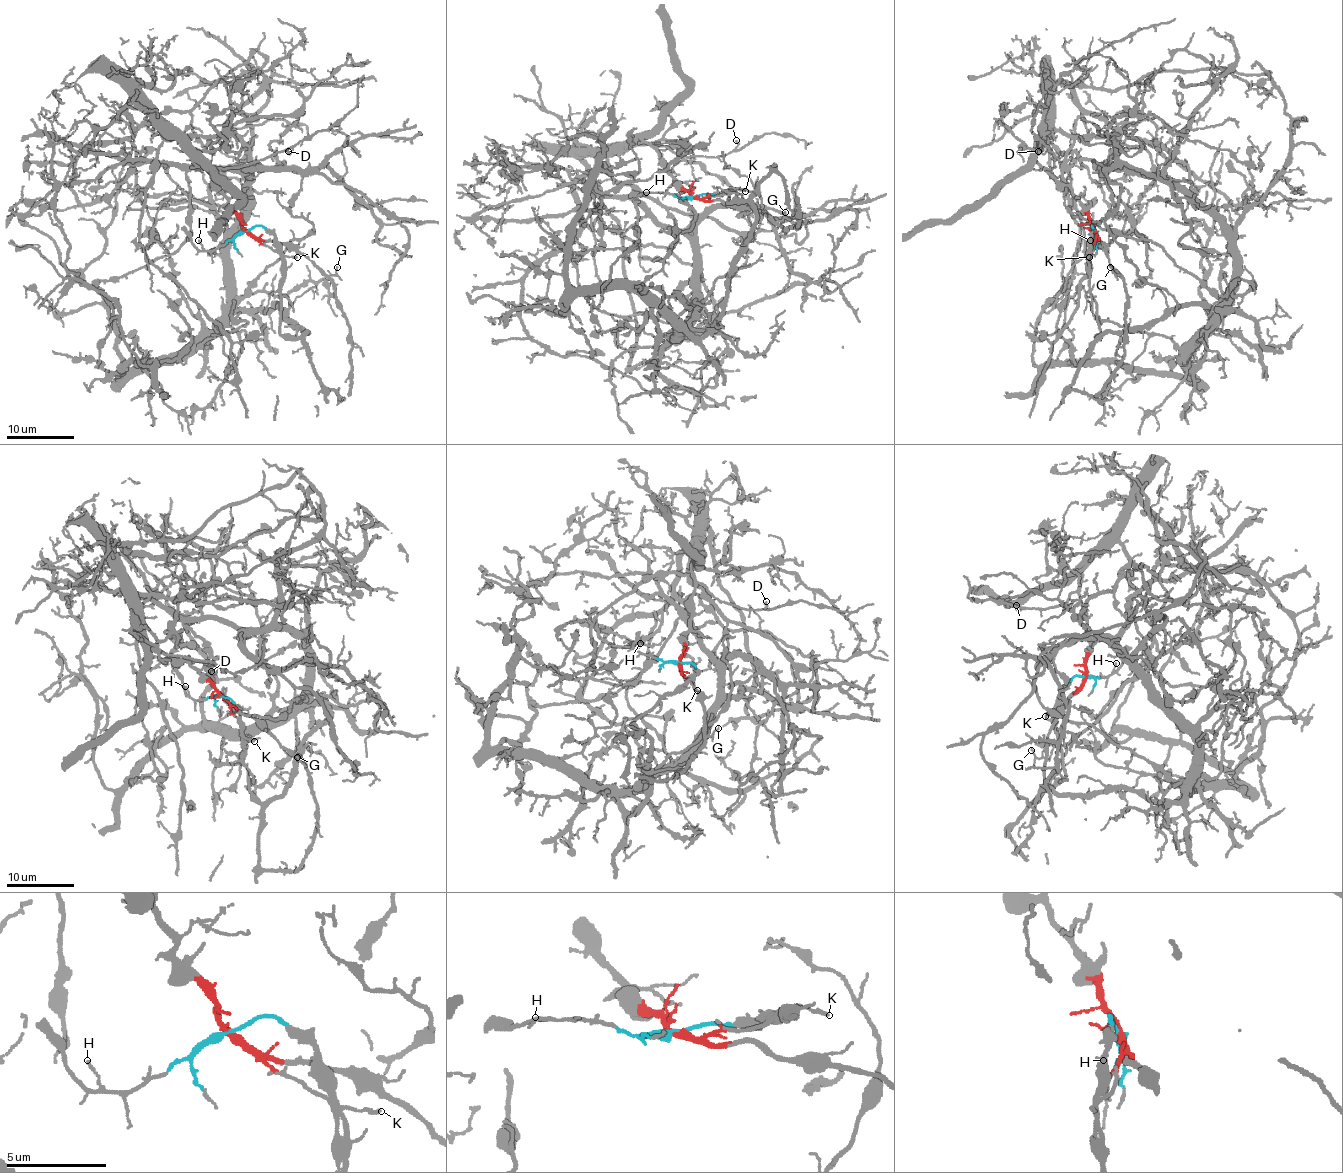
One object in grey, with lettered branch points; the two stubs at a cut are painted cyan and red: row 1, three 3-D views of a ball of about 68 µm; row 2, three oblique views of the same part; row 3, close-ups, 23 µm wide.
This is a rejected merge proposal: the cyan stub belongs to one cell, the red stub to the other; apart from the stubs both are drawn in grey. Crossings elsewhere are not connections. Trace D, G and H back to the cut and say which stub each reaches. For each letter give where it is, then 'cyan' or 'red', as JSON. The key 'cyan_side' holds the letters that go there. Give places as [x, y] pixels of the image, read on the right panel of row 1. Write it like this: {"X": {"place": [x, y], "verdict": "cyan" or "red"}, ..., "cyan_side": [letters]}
{"D": {"place": [1038, 151], "verdict": "red"}, "G": {"place": [1110, 267], "verdict": "red"}, "H": {"place": [1090, 240], "verdict": "cyan"}, "cyan_side": ["H"]}

